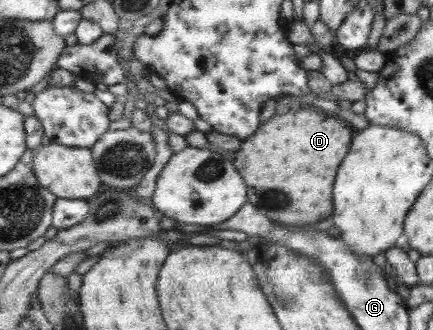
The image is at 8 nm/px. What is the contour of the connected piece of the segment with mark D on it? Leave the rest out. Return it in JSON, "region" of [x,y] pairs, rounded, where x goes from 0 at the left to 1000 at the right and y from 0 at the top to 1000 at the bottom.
{"region":[[[718,321],[607,367],[605,397],[561,421],[545,455],[540,506],[577,555],[575,612],[619,664],[700,685],[758,664],[767,645],[767,561],[781,500],[815,433],[813,391],[797,367],[758,355]]]}

